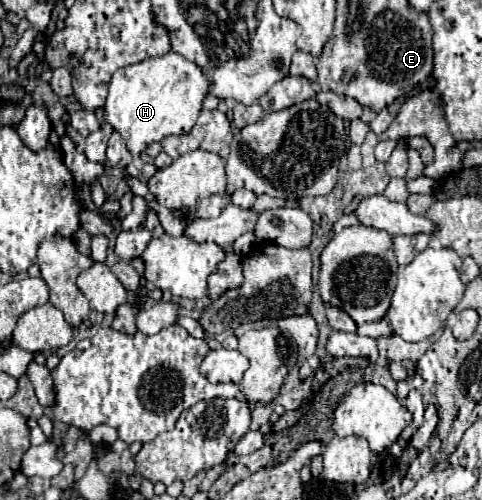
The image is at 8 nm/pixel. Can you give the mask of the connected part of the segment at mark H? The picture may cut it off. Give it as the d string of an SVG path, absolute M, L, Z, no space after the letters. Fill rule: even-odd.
M168 52L160 58L148 58L114 72L108 84L106 102L102 106L104 120L120 132L126 148L136 156L142 154L152 142L160 142L170 134L190 132L202 110L208 86L210 82L202 70L176 52Z

